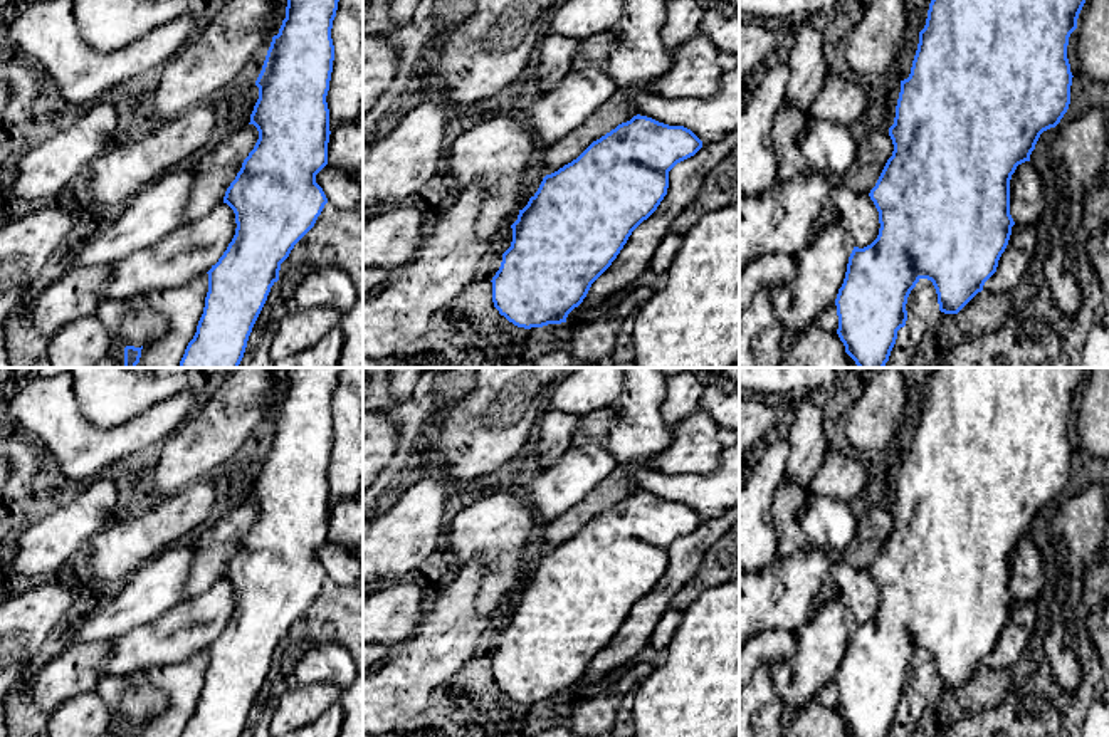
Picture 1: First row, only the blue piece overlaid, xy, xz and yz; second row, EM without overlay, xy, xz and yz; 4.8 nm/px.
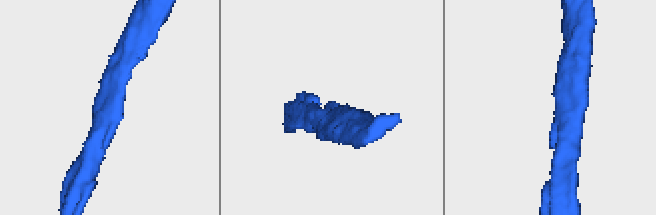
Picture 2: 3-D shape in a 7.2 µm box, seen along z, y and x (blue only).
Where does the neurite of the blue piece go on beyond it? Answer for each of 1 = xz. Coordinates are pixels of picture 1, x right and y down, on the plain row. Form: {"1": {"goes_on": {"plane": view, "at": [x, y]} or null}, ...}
{"1": {"goes_on": null}}

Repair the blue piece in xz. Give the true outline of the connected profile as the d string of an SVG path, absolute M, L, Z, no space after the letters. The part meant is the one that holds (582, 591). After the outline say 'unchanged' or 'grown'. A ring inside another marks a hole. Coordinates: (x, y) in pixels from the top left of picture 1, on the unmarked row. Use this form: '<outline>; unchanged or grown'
M633 492L630 497L618 500L615 505L593 517L576 536L565 541L558 547L546 551L538 567L529 574L528 581L519 586L518 596L511 601L512 618L511 623L502 630L502 638L496 651L492 653L492 678L494 683L509 698L518 703L531 705L543 703L548 700L566 698L568 690L578 683L586 673L591 660L612 641L623 621L627 619L632 608L647 596L660 581L669 564L669 547L681 537L694 532L702 524L702 517L684 502L669 502L647 492Z; unchanged

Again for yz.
M934 368L926 401L919 408L919 420L911 450L907 455L901 457L896 494L894 500L889 504L894 527L875 562L869 569L879 588L879 611L864 625L854 623L849 633L844 660L835 675L838 692L837 710L845 722L845 729L854 737L889 737L897 715L897 707L904 703L907 697L907 673L921 655L933 658L941 688L958 690L978 668L983 666L985 658L996 648L998 636L1008 621L1012 603L1015 601L1010 591L1012 551L1018 541L1030 537L1030 531L1035 525L1040 510L1055 504L1070 480L1070 462L1074 452L1067 435L1067 421L1070 410L1077 405L1077 395L1085 374L1087 368Z; unchanged

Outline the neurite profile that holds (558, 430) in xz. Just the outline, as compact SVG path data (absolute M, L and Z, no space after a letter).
M548 410L541 413L539 426L541 438L536 448L536 455L541 465L548 467L556 462L566 450L571 448L571 442L576 435L580 418Z

